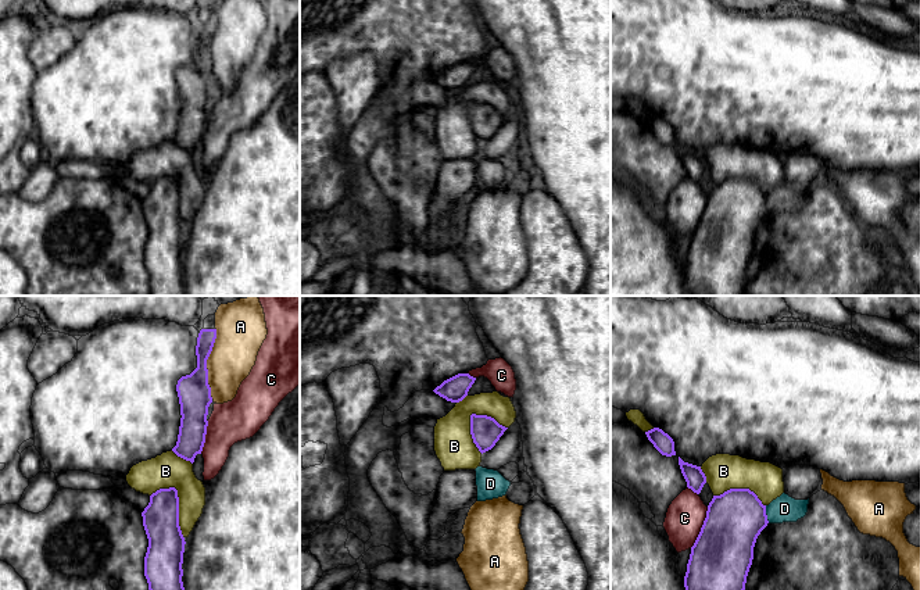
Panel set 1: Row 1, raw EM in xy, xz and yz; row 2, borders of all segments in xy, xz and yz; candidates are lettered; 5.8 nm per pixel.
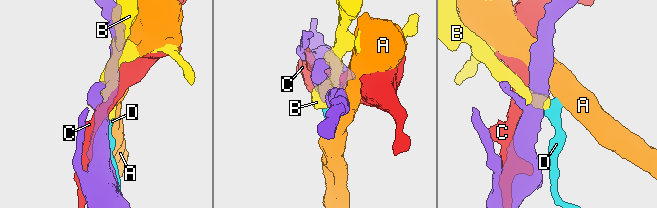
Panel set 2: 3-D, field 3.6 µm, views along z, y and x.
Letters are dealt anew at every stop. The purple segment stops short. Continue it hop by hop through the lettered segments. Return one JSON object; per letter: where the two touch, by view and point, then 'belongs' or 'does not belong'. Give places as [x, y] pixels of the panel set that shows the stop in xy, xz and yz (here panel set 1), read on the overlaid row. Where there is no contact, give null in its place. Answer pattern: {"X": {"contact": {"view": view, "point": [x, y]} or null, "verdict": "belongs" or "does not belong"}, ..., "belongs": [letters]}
{"A": {"contact": {"view": "xy", "point": [206, 364]}, "verdict": "does not belong"}, "B": {"contact": {"view": "xz", "point": [471, 433]}, "verdict": "does not belong"}, "C": {"contact": {"view": "yz", "point": [701, 528]}, "verdict": "does not belong"}, "D": {"contact": {"view": "yz", "point": [765, 514]}, "verdict": "does not belong"}, "belongs": []}

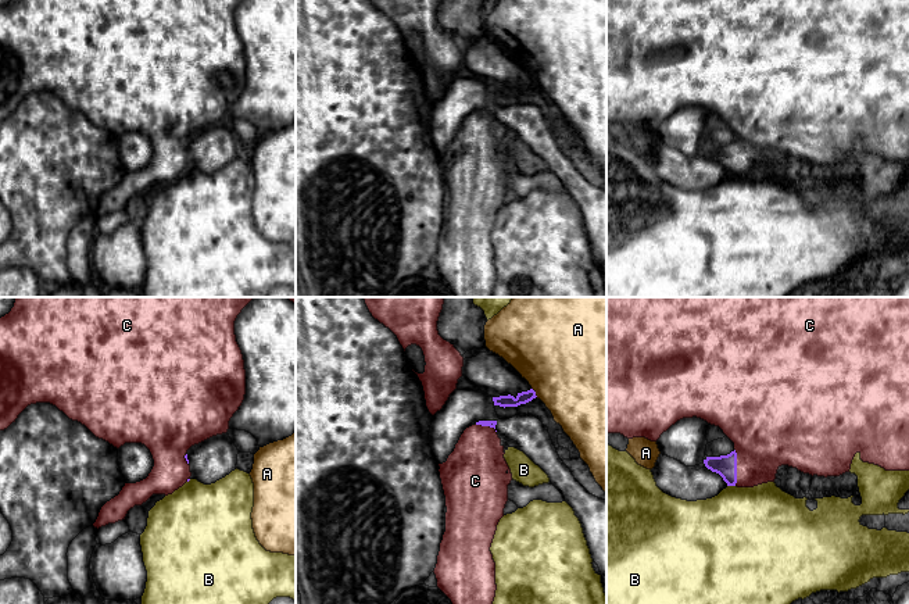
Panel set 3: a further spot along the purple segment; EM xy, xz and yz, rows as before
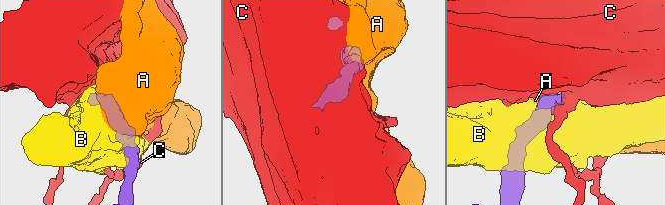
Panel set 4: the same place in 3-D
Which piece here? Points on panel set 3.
{"A": {"contact": {"view": "xz", "point": [534, 392]}, "verdict": "does not belong"}, "B": {"contact": {"view": "yz", "point": [732, 485]}, "verdict": "does not belong"}, "C": {"contact": {"view": "yz", "point": [736, 467]}, "verdict": "belongs"}, "belongs": ["C"]}

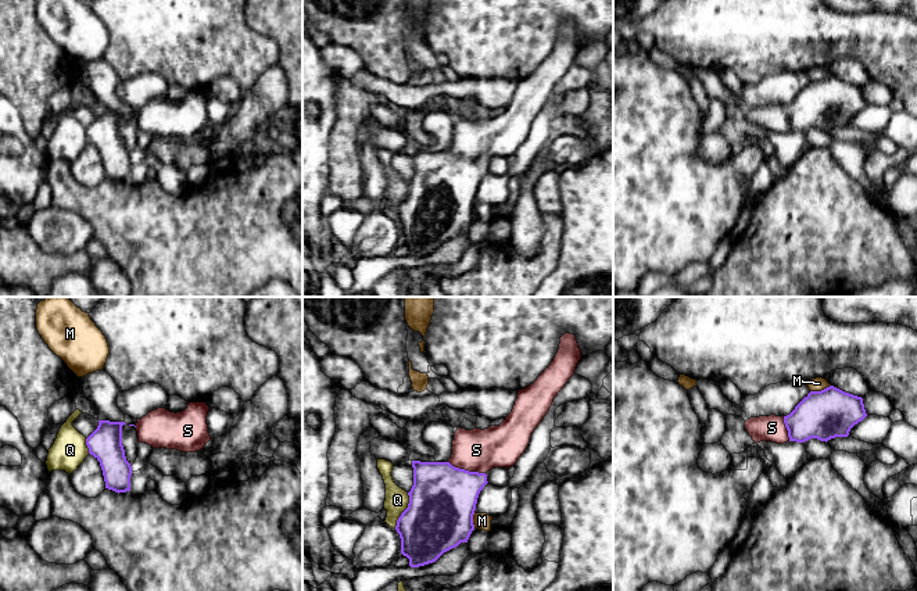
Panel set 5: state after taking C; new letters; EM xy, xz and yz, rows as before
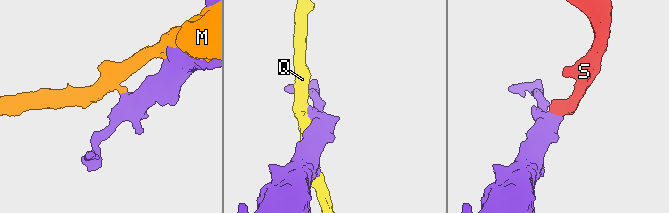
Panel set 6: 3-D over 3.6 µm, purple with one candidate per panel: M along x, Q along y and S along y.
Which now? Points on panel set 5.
{"M": {"contact": {"view": "yz", "point": [821, 390]}, "verdict": "does not belong"}, "Q": {"contact": {"view": "xz", "point": [404, 511]}, "verdict": "does not belong"}, "S": {"contact": {"view": "xz", "point": [466, 470]}, "verdict": "belongs"}, "belongs": ["S"]}

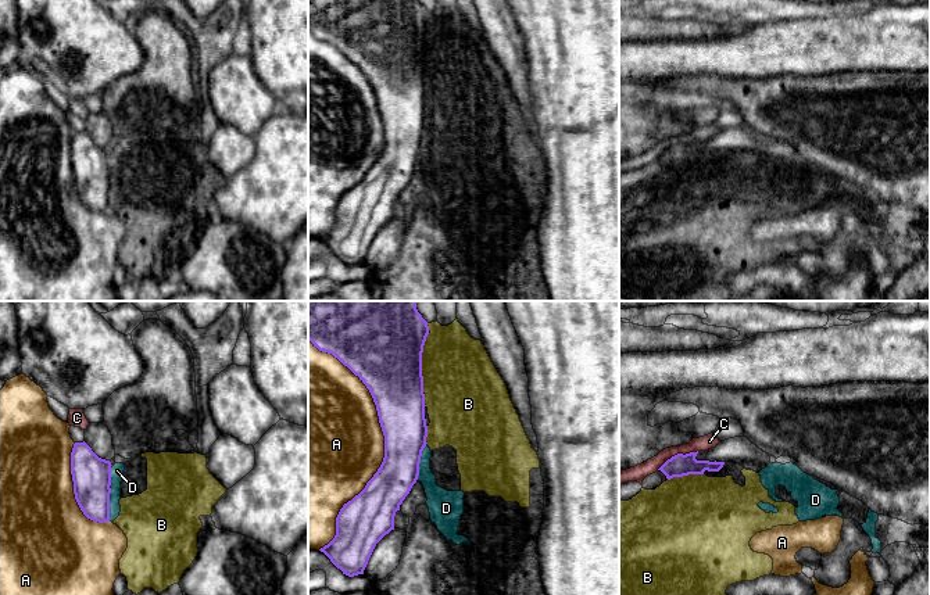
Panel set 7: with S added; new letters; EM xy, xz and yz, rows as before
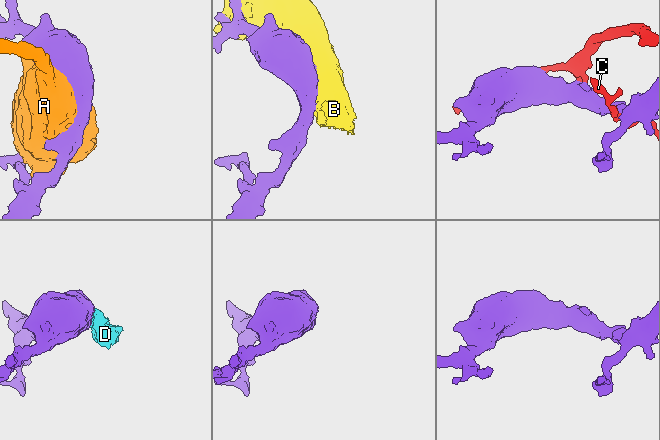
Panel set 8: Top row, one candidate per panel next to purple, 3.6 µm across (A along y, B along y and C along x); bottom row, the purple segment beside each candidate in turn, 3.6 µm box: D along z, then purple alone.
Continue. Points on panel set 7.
{"A": {"contact": {"view": "xz", "point": [385, 441]}, "verdict": "does not belong"}, "B": {"contact": {"view": "xz", "point": [421, 369]}, "verdict": "does not belong"}, "C": {"contact": {"view": "yz", "point": [678, 454]}, "verdict": "does not belong"}, "D": {"contact": {"view": "xy", "point": [110, 493]}, "verdict": "does not belong"}, "belongs": []}

